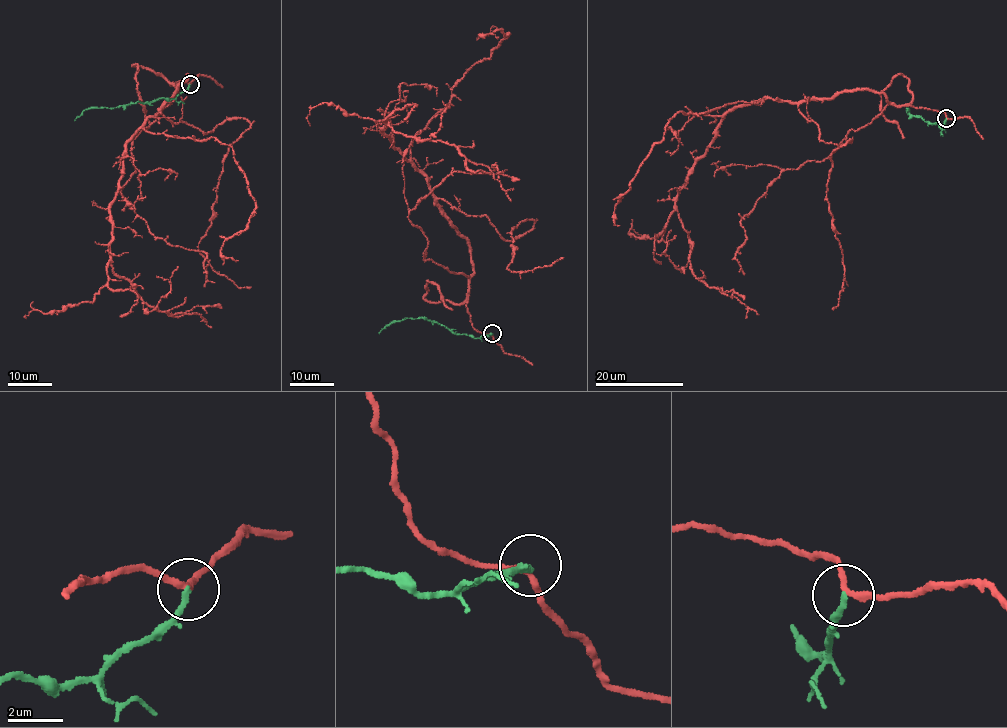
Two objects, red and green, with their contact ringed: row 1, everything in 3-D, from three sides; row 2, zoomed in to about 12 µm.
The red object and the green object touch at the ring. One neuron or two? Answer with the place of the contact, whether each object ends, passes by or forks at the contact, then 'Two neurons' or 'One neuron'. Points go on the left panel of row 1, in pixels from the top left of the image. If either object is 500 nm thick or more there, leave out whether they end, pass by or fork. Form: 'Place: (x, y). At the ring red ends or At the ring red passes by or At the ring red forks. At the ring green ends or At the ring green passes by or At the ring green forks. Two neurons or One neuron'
Place: (190, 84). At the ring red passes by. At the ring green ends. Two neurons

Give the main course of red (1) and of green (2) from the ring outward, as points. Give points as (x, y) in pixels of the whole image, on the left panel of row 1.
1: (189, 83), (172, 82), (188, 77), (125, 150), (110, 207), (110, 262), (145, 302), (172, 316), (222, 308)
2: (189, 83), (174, 98), (89, 108), (74, 121)

